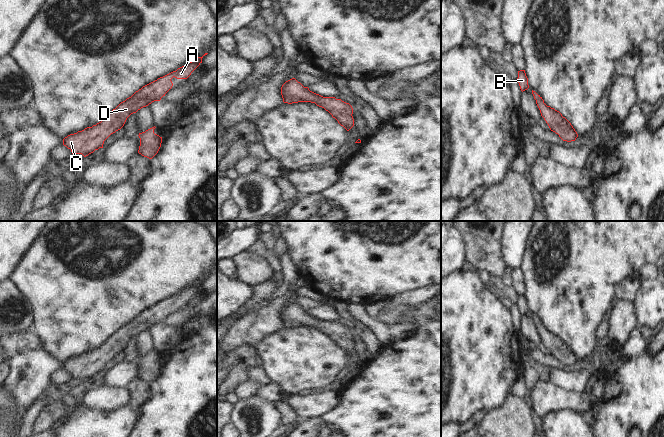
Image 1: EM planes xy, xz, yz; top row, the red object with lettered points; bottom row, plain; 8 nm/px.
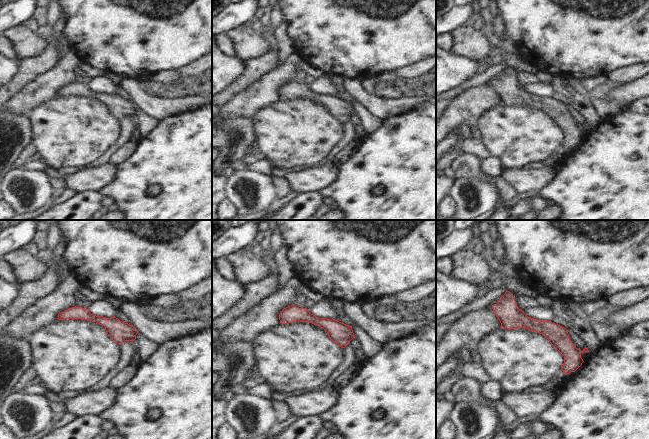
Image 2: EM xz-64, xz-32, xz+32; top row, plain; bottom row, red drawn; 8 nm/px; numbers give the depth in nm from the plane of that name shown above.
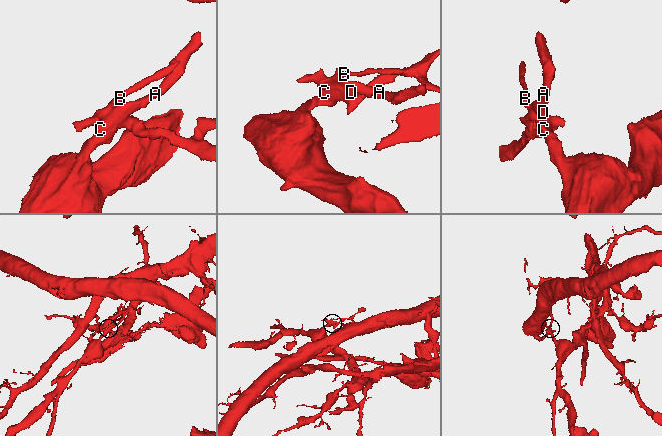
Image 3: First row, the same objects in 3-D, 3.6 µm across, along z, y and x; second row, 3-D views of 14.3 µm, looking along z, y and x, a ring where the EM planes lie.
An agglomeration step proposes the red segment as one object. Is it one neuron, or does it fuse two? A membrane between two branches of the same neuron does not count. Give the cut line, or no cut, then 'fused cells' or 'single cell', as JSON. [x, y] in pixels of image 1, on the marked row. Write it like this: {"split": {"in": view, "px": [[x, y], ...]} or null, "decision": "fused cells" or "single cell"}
{"split": null, "decision": "single cell"}

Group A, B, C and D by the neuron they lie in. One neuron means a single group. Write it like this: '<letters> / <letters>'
A B C D

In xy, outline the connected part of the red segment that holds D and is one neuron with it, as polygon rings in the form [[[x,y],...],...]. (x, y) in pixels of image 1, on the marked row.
[[[205,53],[202,57],[198,57],[192,62],[186,63],[184,66],[178,68],[176,71],[173,71],[163,77],[158,78],[157,80],[143,86],[141,89],[136,91],[131,97],[127,98],[125,101],[121,102],[115,109],[113,109],[104,120],[93,125],[92,127],[87,127],[82,131],[77,133],[70,134],[63,139],[63,145],[71,150],[72,154],[82,154],[84,157],[93,153],[99,148],[103,148],[104,141],[113,133],[120,130],[127,118],[136,113],[143,107],[148,106],[154,101],[160,101],[163,96],[172,88],[173,83],[171,79],[173,77],[177,79],[187,79],[191,73],[202,63],[202,58],[207,55]]]

